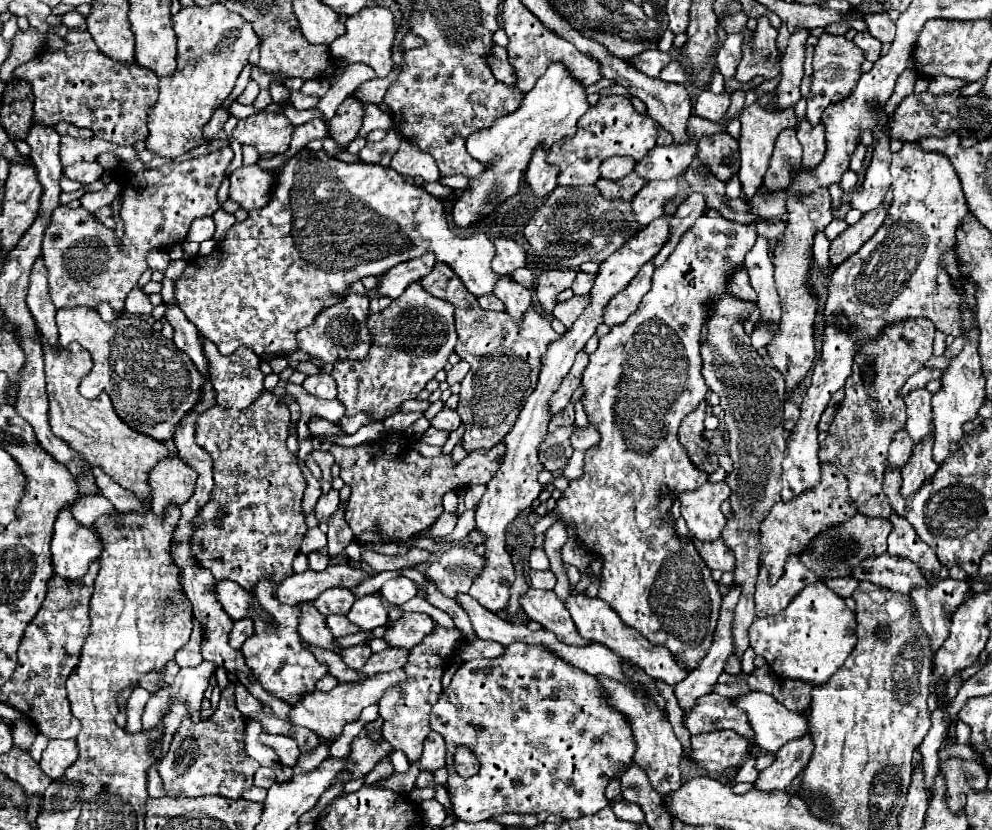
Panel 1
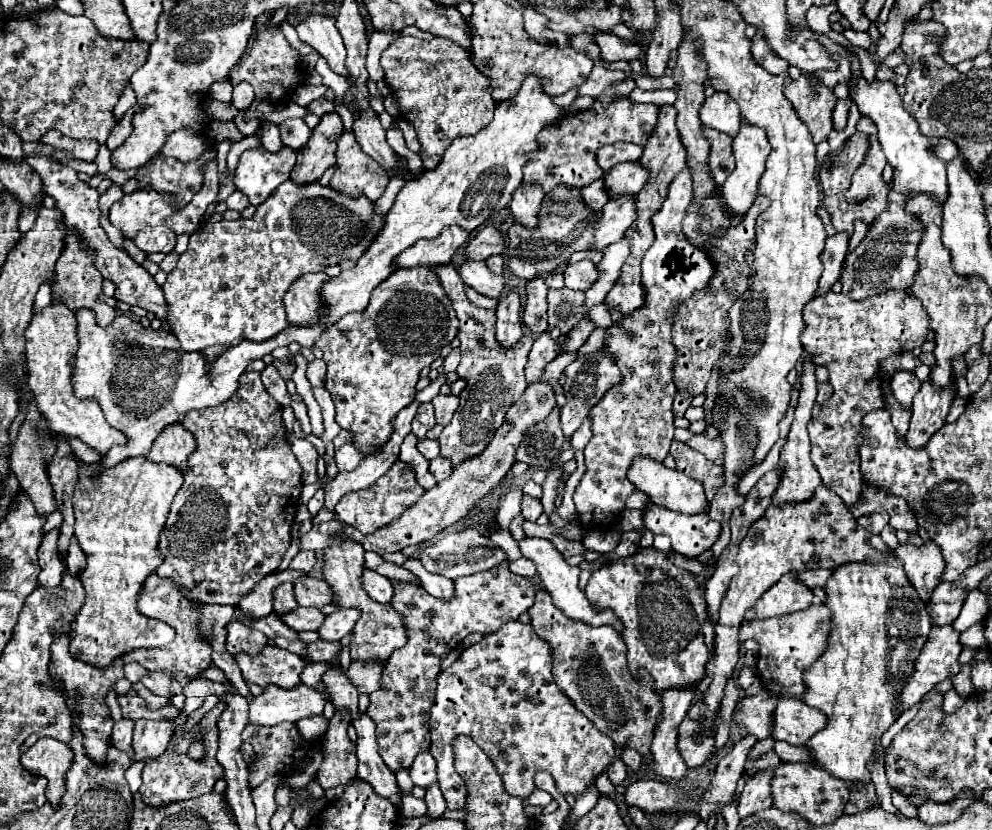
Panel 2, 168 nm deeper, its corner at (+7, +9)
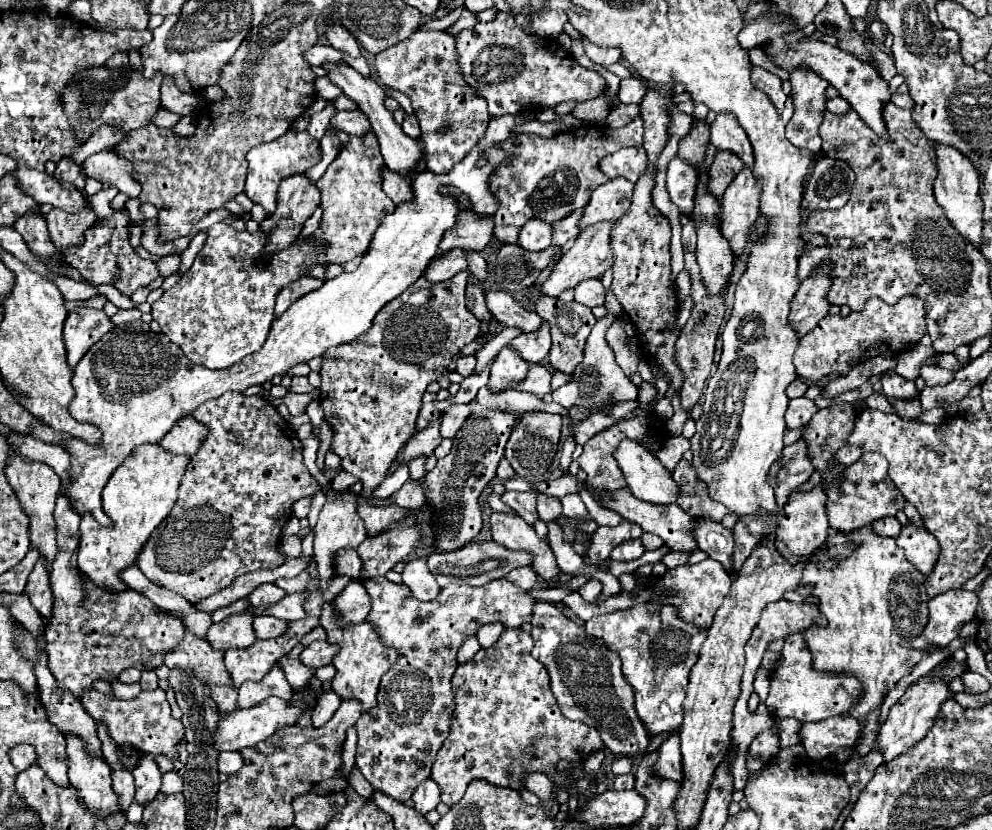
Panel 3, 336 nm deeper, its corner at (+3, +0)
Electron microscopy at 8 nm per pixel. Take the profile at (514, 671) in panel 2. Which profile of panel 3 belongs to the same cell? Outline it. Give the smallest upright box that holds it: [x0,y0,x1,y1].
[431,629,603,805]

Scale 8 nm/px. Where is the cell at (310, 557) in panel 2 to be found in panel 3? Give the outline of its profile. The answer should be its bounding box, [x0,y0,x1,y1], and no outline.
[275,571,311,593]

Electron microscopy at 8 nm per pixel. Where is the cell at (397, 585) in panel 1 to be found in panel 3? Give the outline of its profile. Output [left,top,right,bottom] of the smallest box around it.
[335,579,371,627]

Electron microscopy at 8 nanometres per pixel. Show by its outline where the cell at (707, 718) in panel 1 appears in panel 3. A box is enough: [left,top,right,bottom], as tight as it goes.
[775,719,799,749]

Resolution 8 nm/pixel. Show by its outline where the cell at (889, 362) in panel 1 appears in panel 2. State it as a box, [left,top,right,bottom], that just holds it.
[799,290,931,504]

